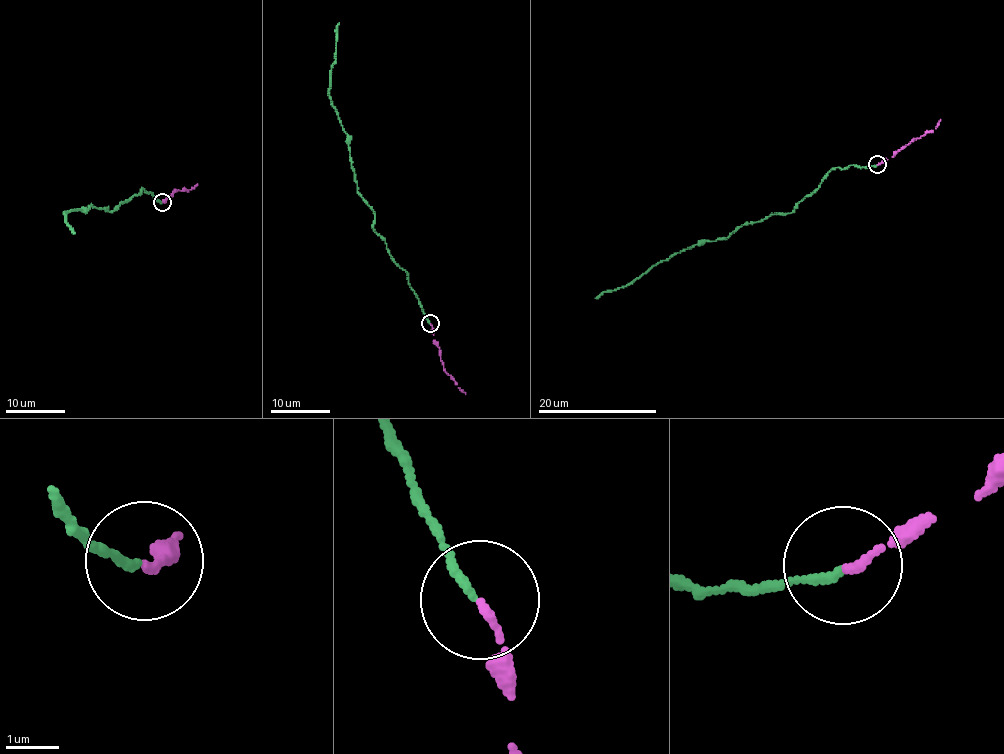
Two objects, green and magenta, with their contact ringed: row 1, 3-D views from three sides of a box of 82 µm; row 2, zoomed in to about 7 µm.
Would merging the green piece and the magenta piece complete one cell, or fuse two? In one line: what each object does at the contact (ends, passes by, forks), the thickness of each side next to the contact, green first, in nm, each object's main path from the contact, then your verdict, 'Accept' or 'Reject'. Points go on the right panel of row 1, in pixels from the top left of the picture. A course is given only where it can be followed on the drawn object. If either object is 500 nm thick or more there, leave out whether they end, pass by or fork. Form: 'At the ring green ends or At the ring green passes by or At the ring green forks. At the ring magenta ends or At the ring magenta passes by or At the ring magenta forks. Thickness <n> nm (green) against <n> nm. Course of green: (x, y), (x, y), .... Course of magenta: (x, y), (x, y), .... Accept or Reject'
At the ring green ends. At the ring magenta ends. Thickness 140 nm (green) against 130 nm. Course of green: (877, 165), (835, 167), (791, 212), (770, 214), (744, 223), (726, 238), (698, 242), (595, 298). Course of magenta: (877, 165), (931, 132), (940, 119). Accept

